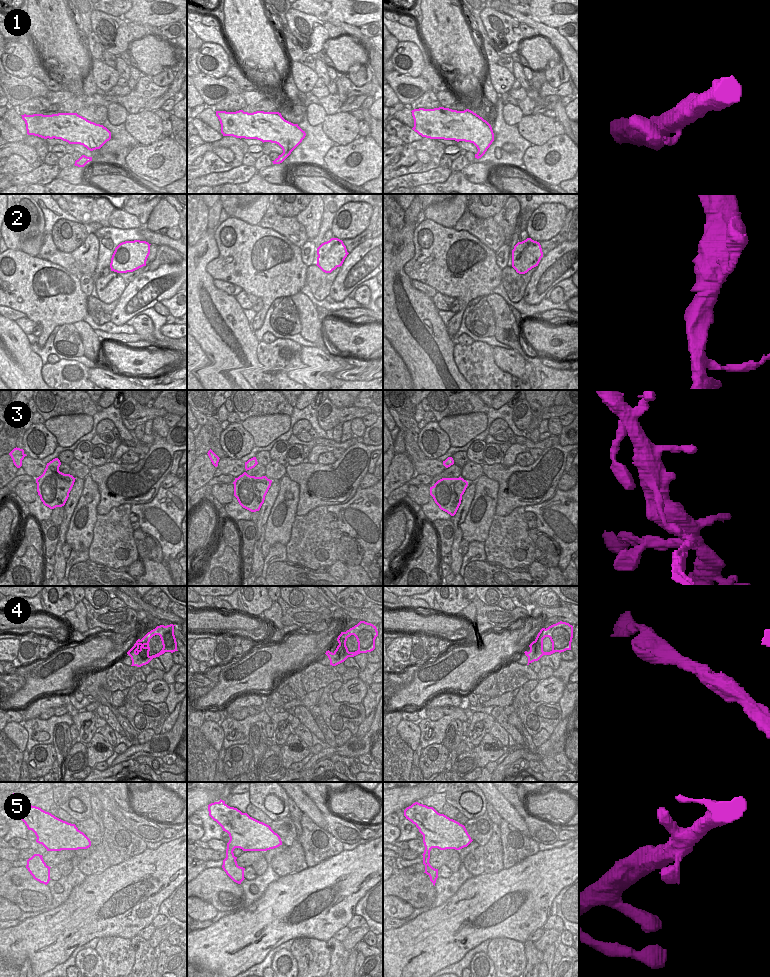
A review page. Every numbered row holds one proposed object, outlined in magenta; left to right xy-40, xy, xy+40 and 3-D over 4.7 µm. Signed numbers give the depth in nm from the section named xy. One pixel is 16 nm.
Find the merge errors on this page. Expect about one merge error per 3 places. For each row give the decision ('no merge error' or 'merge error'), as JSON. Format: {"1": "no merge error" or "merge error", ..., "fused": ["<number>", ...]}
{"1": "no merge error", "2": "merge error", "3": "merge error", "4": "no merge error", "5": "no merge error", "fused": ["2", "3"]}

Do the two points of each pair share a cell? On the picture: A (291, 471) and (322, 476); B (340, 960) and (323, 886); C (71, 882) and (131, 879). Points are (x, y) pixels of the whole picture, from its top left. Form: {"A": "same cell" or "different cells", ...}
{"A": "same cell", "B": "different cells", "C": "different cells"}

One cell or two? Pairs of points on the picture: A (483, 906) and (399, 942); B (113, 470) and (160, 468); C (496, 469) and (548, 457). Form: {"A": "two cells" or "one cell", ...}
{"A": "one cell", "B": "one cell", "C": "one cell"}

